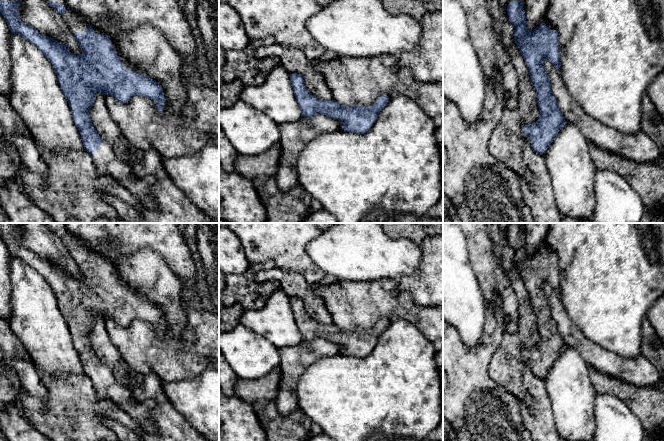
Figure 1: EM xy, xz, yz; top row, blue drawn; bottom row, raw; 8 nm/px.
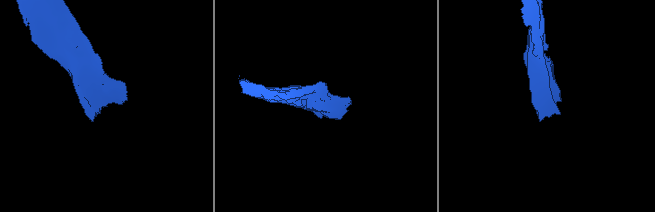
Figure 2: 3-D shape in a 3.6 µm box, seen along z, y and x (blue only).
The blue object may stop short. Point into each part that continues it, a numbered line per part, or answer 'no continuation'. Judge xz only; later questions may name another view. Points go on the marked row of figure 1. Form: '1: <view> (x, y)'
no continuation

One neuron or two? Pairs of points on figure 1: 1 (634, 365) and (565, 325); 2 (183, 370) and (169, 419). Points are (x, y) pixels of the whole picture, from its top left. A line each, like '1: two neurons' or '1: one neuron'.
1: one neuron
2: two neurons

